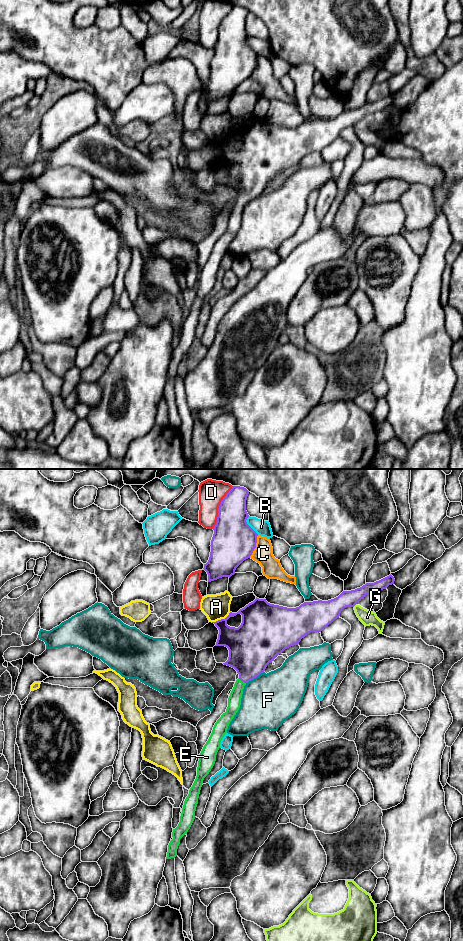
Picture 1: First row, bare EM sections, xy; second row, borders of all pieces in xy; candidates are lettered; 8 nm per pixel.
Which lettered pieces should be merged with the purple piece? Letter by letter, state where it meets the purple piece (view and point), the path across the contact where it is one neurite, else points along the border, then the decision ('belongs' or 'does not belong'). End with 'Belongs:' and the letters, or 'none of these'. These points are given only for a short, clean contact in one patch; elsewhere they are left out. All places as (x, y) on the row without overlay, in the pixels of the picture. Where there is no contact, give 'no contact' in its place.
A: xy (221, 139) | does not belong
B: xy (248, 45) | along xy (248, 36), (247, 43), (258, 54) | does not belong
C: xy (255, 66) | does not belong
D: xy (219, 27) | does not belong
E: xy (242, 201) | across xy (250, 171), (248, 189), (242, 201), (234, 221) | belongs
F: xy (254, 197) | does not belong
G: xy (354, 125) | does not belong
Belongs: E

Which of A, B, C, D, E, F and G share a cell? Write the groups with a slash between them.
A / B / C / D / E / F / G

